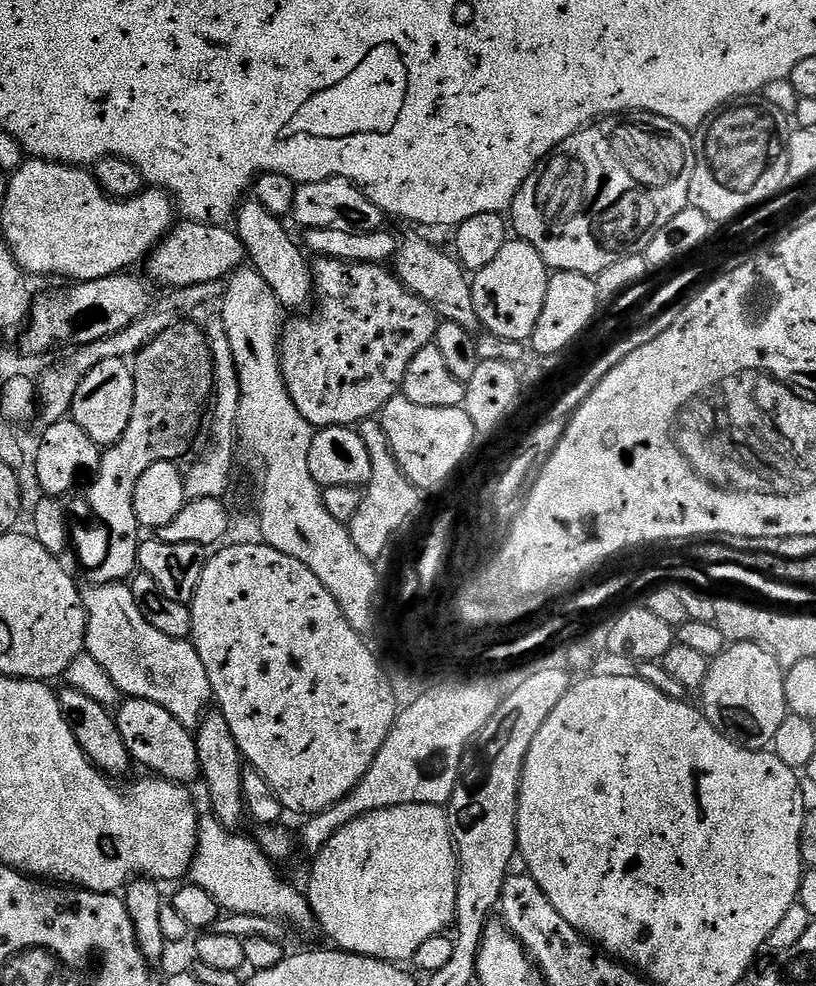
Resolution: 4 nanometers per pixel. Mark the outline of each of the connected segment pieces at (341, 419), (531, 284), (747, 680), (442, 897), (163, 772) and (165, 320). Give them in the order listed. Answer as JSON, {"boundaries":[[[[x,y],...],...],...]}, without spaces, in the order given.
{"boundaries":[[[[320,258],[315,262],[317,264],[313,263],[310,269],[314,285],[314,308],[316,304],[316,313],[313,316],[304,316],[308,314],[297,315],[300,316],[297,320],[292,320],[289,324],[287,321],[283,325],[280,333],[282,378],[298,414],[302,418],[306,418],[306,422],[310,422],[313,429],[358,426],[364,420],[379,417],[380,411],[386,406],[386,402],[390,402],[394,397],[401,395],[404,379],[406,378],[406,366],[410,366],[410,362],[414,358],[414,354],[418,354],[418,350],[422,350],[426,345],[435,341],[438,317],[430,305],[416,296],[410,289],[405,288],[403,283],[387,267],[379,264],[349,264],[347,260],[329,260],[327,258]]],[[[510,238],[502,250],[498,250],[494,262],[471,277],[473,306],[481,325],[498,338],[510,338],[521,342],[531,341],[534,326],[542,314],[542,302],[546,302],[546,286],[550,269],[548,264],[525,240]]],[[[729,643],[721,656],[709,663],[706,682],[698,693],[704,717],[730,742],[743,748],[767,749],[778,726],[790,715],[784,673],[774,654],[762,646]]],[[[403,804],[393,808],[383,808],[367,812],[365,816],[359,816],[352,820],[342,830],[338,830],[326,842],[322,851],[315,853],[312,864],[312,873],[308,876],[308,888],[306,895],[308,904],[316,915],[316,923],[319,931],[324,931],[329,936],[331,943],[341,952],[353,952],[359,956],[369,956],[375,960],[390,960],[393,962],[411,961],[412,955],[426,942],[426,938],[447,933],[453,927],[456,919],[456,895],[458,894],[458,882],[456,881],[456,851],[450,838],[450,826],[448,825],[447,811],[438,804]]],[[[131,698],[123,702],[125,704],[121,703],[115,709],[114,715],[118,734],[122,734],[122,742],[126,742],[126,750],[132,755],[133,761],[149,768],[153,777],[173,780],[175,784],[191,785],[191,780],[200,776],[195,735],[189,728],[182,726],[182,722],[178,722],[170,710],[162,710],[162,706],[154,706],[154,702]]],[[[215,280],[214,282],[200,283],[198,286],[169,291],[165,295],[168,297],[161,304],[160,301],[155,303],[146,315],[136,319],[126,329],[104,339],[99,339],[98,342],[79,345],[75,349],[76,355],[64,361],[60,368],[52,368],[42,378],[39,377],[38,398],[41,404],[38,416],[39,419],[42,418],[42,424],[46,426],[54,425],[71,413],[74,394],[77,393],[82,378],[87,372],[98,366],[99,362],[109,361],[110,358],[128,360],[135,357],[158,334],[165,333],[166,330],[175,328],[179,323],[191,319],[194,312],[206,311],[208,304],[219,303],[225,296],[227,285],[227,280]]]]}

